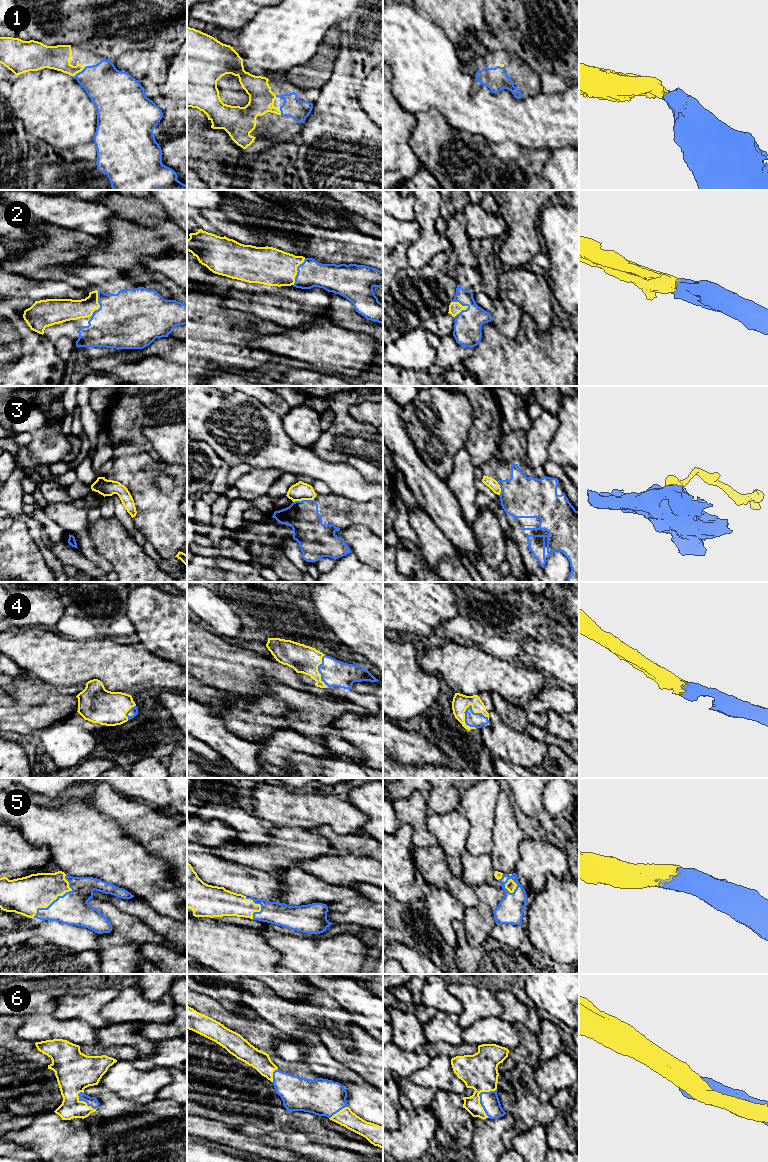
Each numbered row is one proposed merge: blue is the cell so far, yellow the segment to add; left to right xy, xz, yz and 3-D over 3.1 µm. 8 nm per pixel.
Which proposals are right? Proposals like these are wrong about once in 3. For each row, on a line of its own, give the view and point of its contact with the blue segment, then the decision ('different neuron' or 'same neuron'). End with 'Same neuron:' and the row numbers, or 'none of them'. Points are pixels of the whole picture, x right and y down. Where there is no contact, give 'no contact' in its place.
1: contact xy (79, 72); same neuron
2: contact yz (462, 310); same neuron
3: contact xz (303, 500); different neuron
4: contact yz (475, 713); same neuron
5: contact xy (57, 897); same neuron
6: contact yz (480, 1097); same neuron
Same neuron: 1, 2, 4, 5, 6

